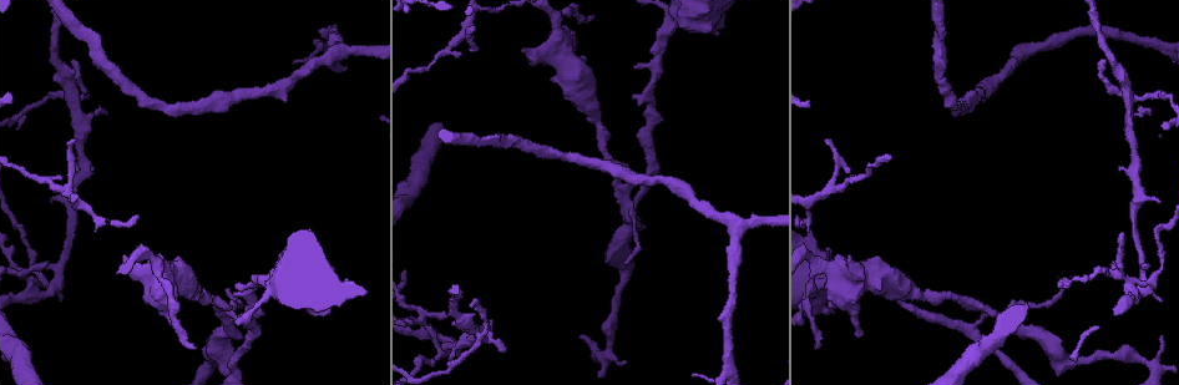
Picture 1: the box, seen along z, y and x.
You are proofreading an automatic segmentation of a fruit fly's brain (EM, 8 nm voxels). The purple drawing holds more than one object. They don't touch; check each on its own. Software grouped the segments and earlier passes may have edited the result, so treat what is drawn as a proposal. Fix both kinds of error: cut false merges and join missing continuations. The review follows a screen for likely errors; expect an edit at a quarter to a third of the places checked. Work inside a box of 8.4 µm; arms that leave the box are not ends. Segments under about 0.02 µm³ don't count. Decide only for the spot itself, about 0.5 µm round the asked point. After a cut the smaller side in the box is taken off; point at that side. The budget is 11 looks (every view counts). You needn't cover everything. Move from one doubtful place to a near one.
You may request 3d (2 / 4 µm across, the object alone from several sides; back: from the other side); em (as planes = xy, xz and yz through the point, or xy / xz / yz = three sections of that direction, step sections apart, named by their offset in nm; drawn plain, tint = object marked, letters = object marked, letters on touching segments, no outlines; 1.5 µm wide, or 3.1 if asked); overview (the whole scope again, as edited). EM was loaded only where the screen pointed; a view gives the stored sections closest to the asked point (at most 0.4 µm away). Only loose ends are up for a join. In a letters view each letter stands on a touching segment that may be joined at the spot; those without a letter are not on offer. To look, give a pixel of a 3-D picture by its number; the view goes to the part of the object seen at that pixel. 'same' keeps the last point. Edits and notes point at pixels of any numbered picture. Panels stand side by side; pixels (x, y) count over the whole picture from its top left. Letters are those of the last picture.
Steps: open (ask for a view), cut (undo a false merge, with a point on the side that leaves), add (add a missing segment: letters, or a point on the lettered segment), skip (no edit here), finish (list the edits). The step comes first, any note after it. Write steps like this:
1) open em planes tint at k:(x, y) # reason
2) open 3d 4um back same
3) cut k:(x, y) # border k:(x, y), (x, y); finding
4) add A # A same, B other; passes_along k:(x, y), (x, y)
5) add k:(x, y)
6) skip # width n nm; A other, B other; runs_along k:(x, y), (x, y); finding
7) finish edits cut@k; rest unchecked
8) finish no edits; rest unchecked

open 3d 4um at 1:(50, 200) # thin end

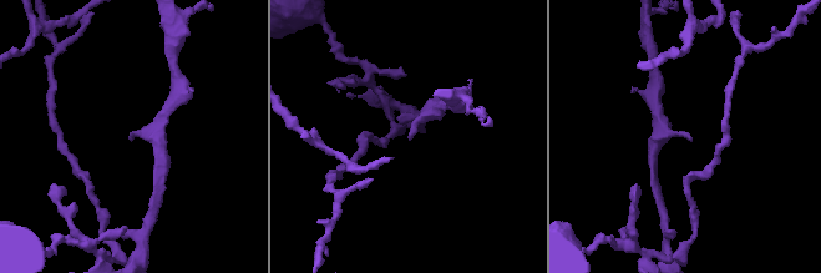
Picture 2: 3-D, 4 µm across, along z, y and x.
open em xy step 8 tint at 2:(411, 139) # now the EM

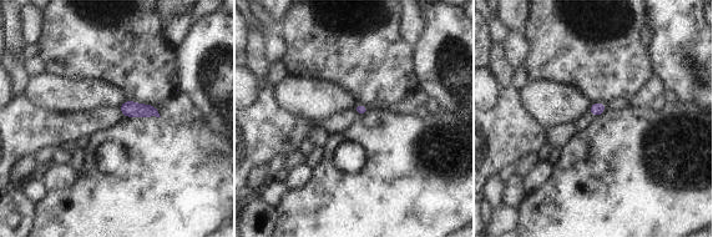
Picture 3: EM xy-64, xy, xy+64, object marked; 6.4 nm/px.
open em planes letters same

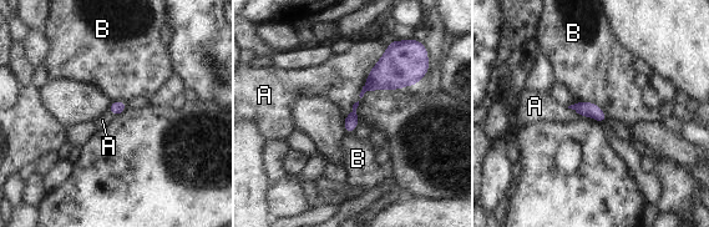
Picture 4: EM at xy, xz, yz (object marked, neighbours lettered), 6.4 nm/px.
skip # A other, B other; no lettered segment goes on from it

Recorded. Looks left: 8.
open em planes letters at 1:(473, 25) # thin end

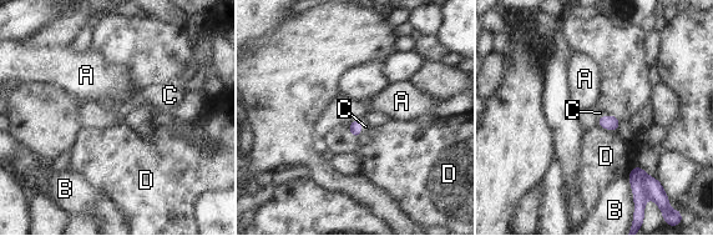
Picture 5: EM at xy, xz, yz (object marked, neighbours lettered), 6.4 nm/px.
add C # A other, B other, C same, D other; passes_along 5:(355, 127), (362, 126), (365, 126); the cell continues

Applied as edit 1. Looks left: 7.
open em planes tint at 1:(625, 192) # abrupt turn

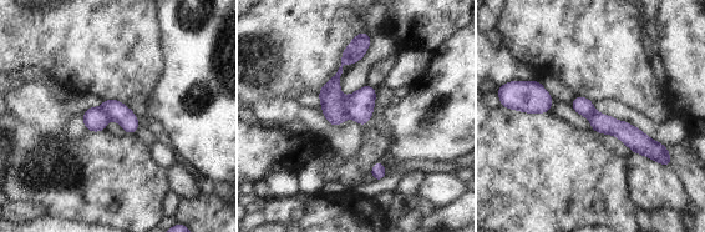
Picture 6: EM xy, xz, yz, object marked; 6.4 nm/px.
open em planes letters same # see the neighbours

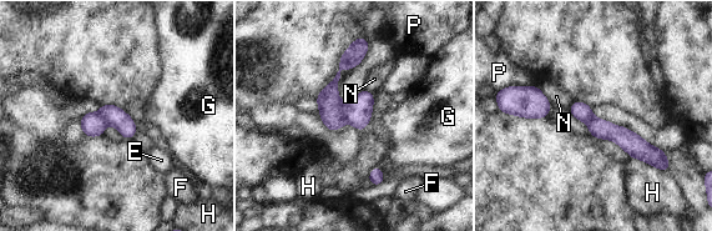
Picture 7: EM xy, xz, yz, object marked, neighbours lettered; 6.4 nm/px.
cut 7:(329, 105) # longest_contact H 240 nm; E other, F other, G other, H other, N other, P other; two cells meet here

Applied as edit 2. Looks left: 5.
finish edits add@5, cut@7; rest unchecked

